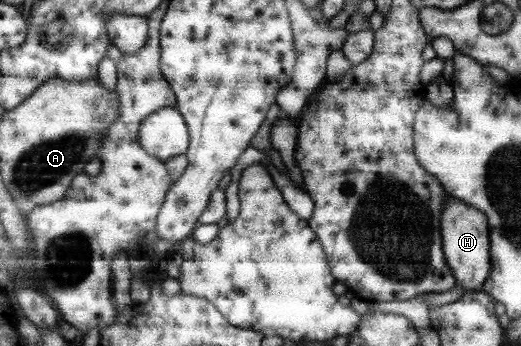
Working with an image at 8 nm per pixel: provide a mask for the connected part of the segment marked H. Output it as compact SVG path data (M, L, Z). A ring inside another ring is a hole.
M449 196L441 219L444 253L458 286L472 294L480 294L493 271L491 255L491 229L487 215L476 207L467 206L456 197Z

